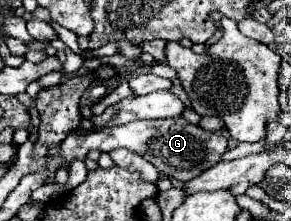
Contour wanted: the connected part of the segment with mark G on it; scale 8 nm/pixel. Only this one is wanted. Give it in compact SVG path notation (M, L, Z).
M172 117L172 119L156 119L156 121L146 121L146 119L130 121L126 125L102 127L88 135L70 133L60 143L60 147L62 147L62 157L66 161L84 159L90 149L98 149L102 153L116 151L116 149L128 149L128 151L142 155L146 161L150 161L156 169L166 173L170 179L190 181L220 161L222 153L226 151L226 137L206 131L198 125L192 125L184 117Z

